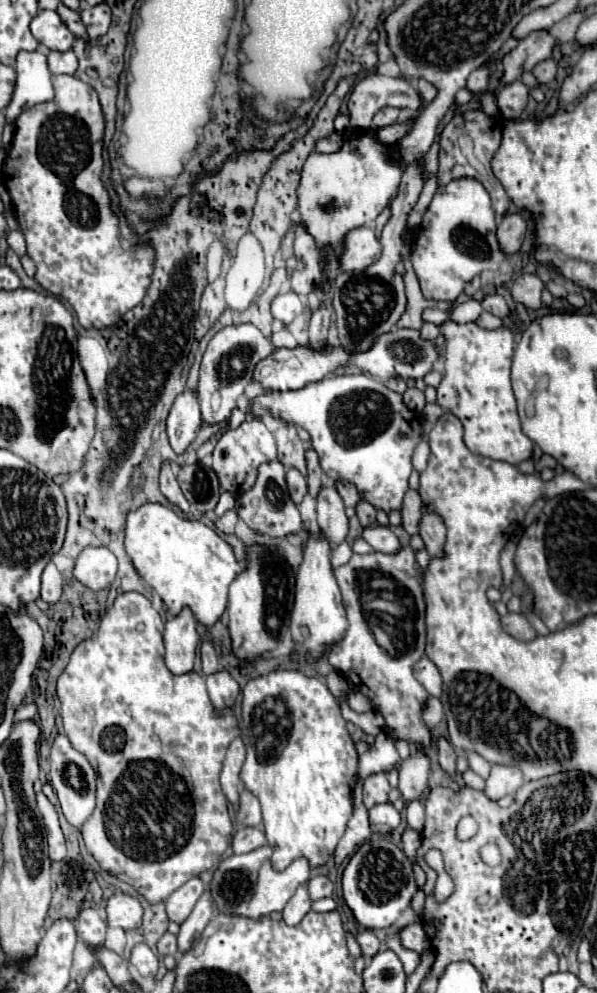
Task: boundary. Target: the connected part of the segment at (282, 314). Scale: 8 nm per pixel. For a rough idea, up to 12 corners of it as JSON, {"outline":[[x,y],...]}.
{"outline":[[293,291],[277,295],[271,303],[275,319],[289,325],[303,311]]}

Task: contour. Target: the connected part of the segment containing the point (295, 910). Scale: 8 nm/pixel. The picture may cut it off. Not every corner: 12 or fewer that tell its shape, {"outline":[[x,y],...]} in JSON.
{"outline":[[301,885],[283,909],[283,921],[297,925],[311,909],[307,887]]}

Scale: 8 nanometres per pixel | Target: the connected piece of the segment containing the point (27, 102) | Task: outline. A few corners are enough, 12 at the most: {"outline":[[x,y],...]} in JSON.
{"outline":[[43,53],[17,55],[9,125],[23,111],[53,97]]}

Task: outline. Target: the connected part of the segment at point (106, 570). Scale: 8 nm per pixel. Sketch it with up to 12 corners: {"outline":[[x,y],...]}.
{"outline":[[87,547],[75,577],[89,589],[109,589],[117,557],[107,547]]}

